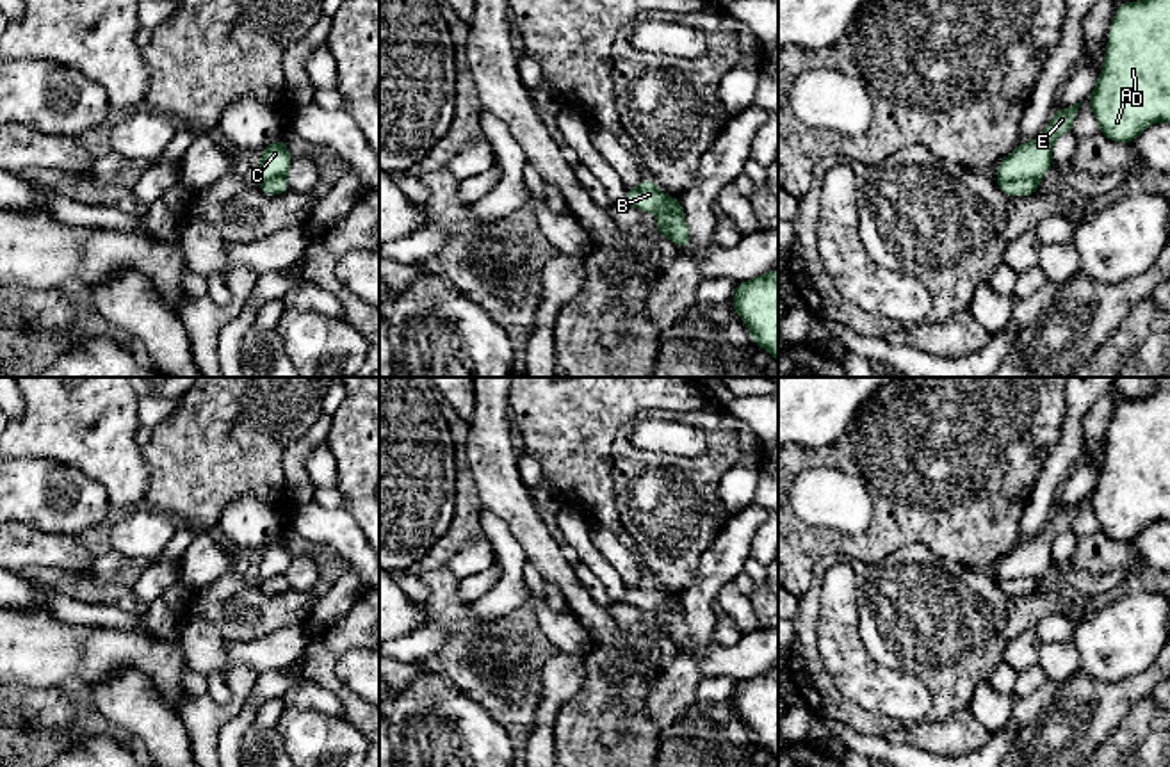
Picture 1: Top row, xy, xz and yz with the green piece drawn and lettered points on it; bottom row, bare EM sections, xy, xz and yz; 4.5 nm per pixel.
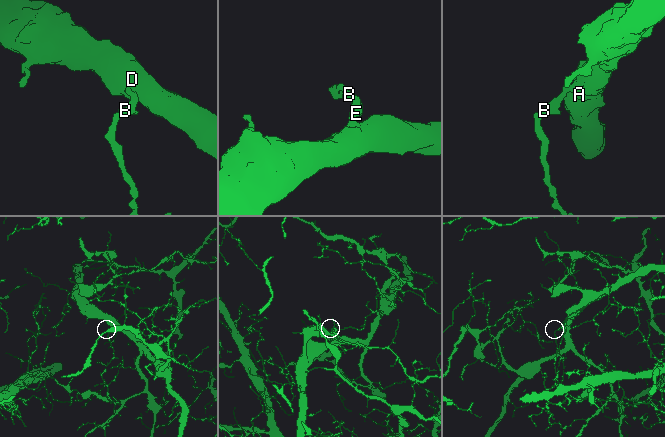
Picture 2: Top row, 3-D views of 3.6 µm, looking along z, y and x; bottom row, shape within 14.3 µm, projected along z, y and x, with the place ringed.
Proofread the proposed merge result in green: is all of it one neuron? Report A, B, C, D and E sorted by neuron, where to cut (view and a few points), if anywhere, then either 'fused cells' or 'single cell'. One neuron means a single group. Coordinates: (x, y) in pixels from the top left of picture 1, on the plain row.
groups A C D E / B; cut yz (1039, 577), (998, 581); fused cells

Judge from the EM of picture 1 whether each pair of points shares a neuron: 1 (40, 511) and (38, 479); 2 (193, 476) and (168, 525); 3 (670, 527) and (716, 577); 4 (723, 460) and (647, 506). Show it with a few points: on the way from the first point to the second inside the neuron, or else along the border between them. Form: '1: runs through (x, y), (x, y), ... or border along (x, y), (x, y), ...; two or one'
1: runs through (40, 504), (38, 486); one
2: border along (143, 502), (168, 513), (178, 525); two
3: border along (718, 531), (700, 559), (695, 581), (681, 595); two
4: runs through (704, 472), (666, 506); one

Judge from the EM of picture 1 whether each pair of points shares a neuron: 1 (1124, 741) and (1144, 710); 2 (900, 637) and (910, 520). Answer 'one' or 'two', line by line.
1: one
2: two

